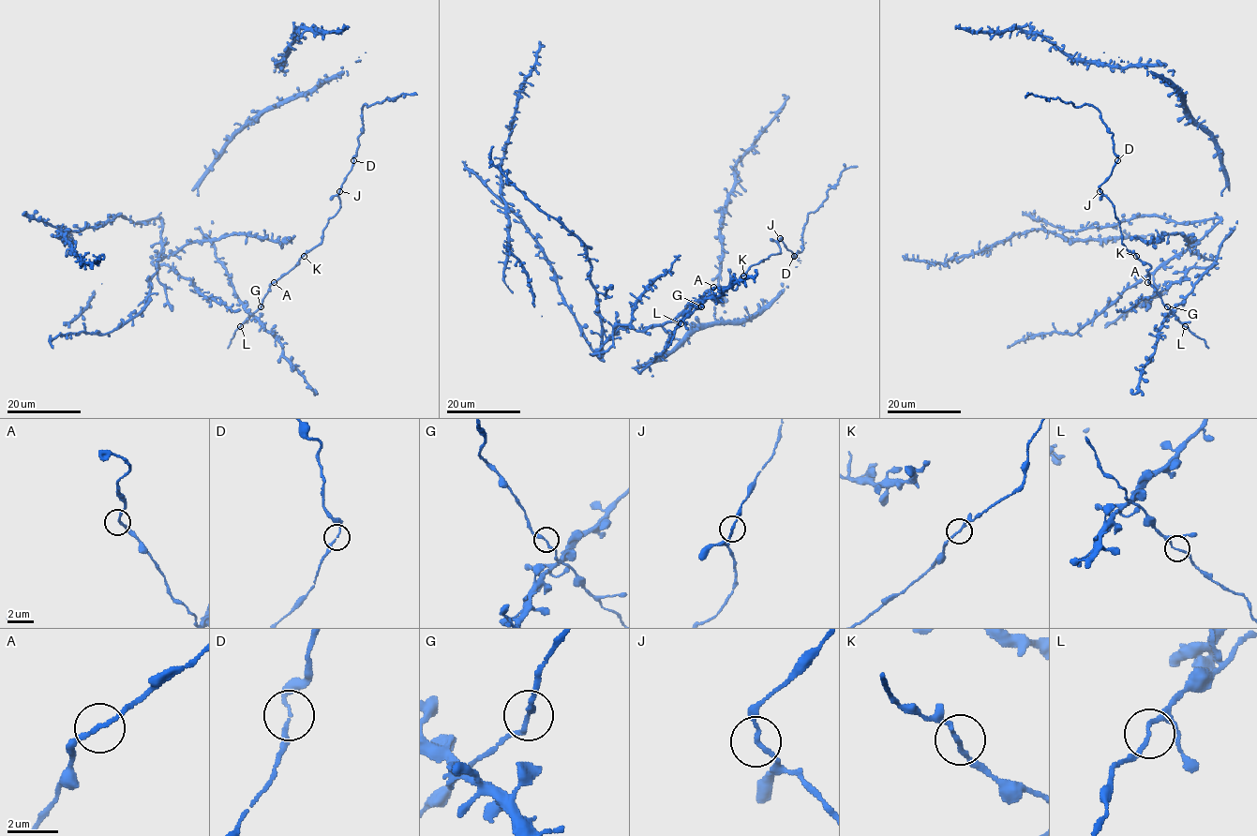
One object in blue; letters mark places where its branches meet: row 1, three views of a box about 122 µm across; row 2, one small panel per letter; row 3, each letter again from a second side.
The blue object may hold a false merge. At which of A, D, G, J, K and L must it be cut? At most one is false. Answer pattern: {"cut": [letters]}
{"cut": []}

